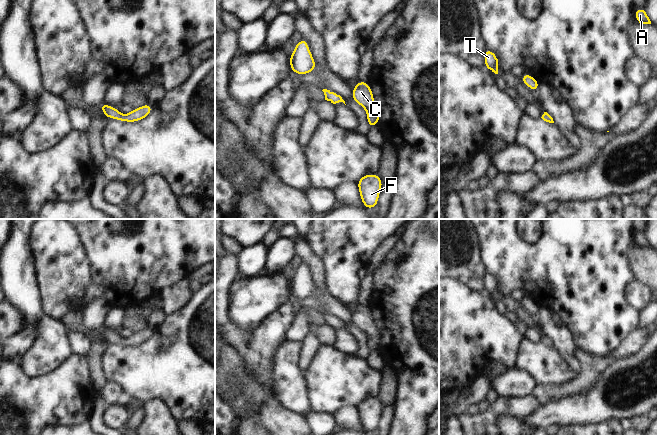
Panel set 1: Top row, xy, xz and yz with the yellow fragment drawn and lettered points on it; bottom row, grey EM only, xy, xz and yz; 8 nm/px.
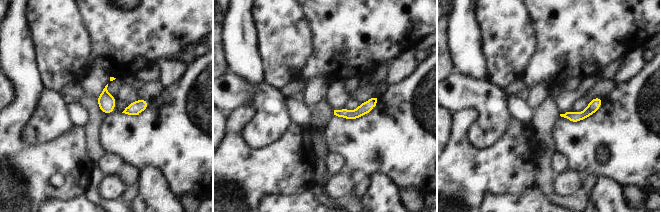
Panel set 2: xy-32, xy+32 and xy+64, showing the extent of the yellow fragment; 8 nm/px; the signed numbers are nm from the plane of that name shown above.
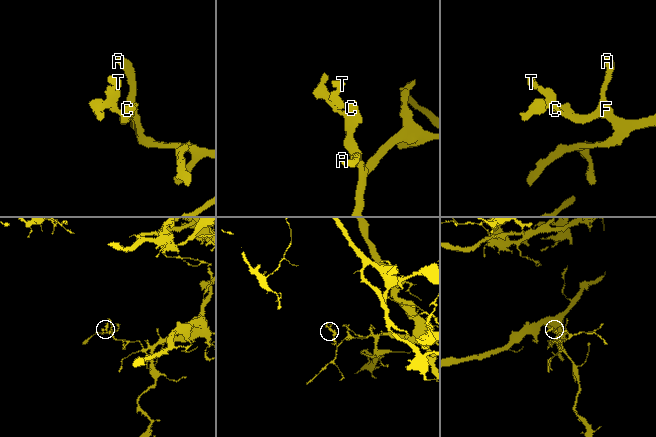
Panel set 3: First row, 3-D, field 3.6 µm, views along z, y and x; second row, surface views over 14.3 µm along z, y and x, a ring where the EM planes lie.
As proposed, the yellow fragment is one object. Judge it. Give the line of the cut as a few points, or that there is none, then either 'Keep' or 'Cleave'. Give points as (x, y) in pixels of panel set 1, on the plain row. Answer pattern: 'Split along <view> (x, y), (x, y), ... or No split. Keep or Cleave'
No split. Keep.

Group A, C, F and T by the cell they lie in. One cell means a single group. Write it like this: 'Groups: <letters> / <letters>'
Groups: A C F T.

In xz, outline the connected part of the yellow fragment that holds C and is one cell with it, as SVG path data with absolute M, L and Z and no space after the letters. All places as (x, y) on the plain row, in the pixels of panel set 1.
M358 304L357 309L352 313L352 323L365 333L368 350L372 352L378 349L380 344L379 334L372 313L367 306Z

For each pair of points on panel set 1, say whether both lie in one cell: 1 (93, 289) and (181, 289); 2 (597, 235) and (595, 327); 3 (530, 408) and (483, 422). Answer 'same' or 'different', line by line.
1: different
2: same
3: same

